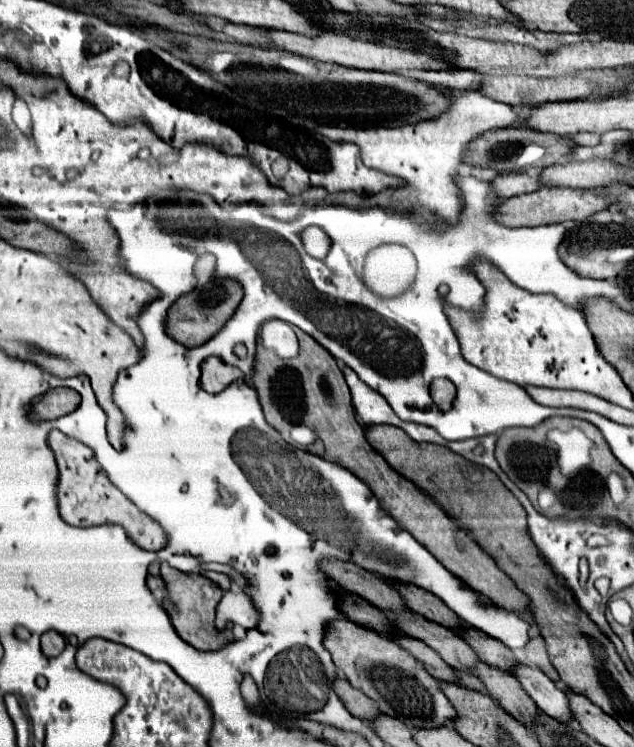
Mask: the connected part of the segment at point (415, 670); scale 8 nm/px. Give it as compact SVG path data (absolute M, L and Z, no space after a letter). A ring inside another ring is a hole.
M341 617L329 625L323 645L331 653L333 663L339 667L339 673L353 687L361 689L369 699L373 699L385 715L405 721L411 731L443 727L447 725L447 721L453 721L457 717L453 705L441 691L439 681L431 677L425 667L393 639L365 629L349 621L347 617ZM355 659L361 659L365 677L355 671Z

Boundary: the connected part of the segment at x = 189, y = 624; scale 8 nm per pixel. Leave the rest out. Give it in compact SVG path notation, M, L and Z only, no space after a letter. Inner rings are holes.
M161 563L161 577L169 591L163 601L175 601L175 609L179 609L179 613L175 613L175 617L171 617L171 623L183 641L187 641L189 645L193 645L199 651L217 651L233 641L231 623L227 623L227 627L223 631L215 629L215 607L223 595L221 587L217 583L213 583L211 579L207 579L203 575L185 575L185 573L169 567L167 563Z

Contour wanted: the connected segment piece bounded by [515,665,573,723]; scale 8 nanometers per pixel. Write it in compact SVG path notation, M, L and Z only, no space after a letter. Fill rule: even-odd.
M519 665L515 669L515 677L527 691L527 695L537 703L537 707L557 721L569 723L573 719L573 711L569 707L569 697L563 693L541 669L531 669L527 665Z

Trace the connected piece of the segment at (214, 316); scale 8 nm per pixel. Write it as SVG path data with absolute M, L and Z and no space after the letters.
M215 279L215 281L209 281L207 285L195 289L193 293L183 295L169 309L169 317L167 317L169 335L173 339L177 339L179 343L183 343L185 347L197 347L197 345L205 343L233 315L233 311L237 309L241 297L243 297L243 291L241 291L241 285L237 281L231 281L231 279Z

